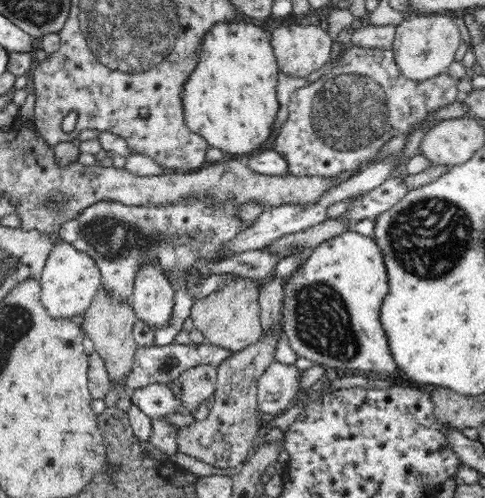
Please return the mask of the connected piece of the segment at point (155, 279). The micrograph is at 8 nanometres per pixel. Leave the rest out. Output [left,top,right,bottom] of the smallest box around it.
[129,265,175,332]

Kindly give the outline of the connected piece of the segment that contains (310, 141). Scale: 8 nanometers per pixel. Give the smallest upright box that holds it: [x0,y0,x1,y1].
[272,45,462,181]

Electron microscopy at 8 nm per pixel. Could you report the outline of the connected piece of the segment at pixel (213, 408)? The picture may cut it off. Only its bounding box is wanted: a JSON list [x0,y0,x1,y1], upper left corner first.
[175,333,278,470]

